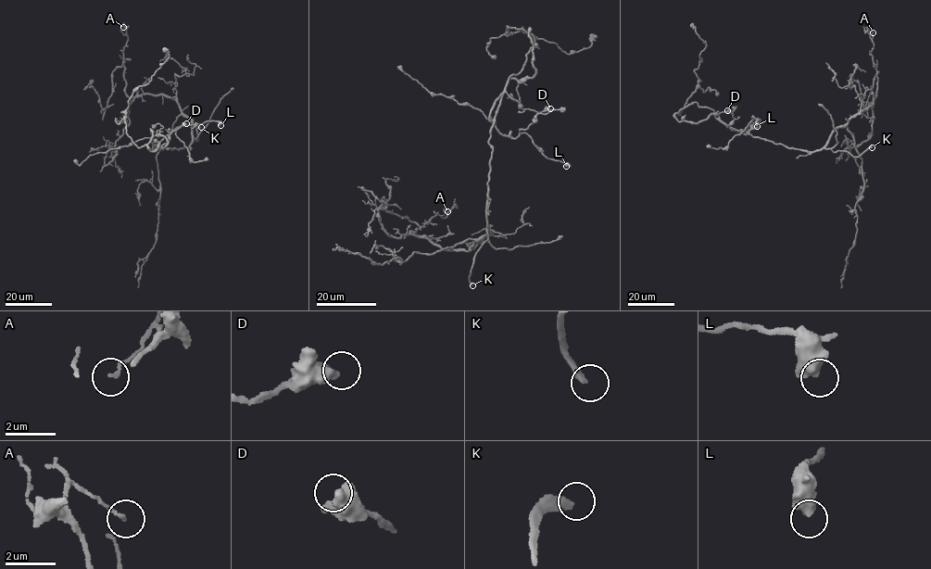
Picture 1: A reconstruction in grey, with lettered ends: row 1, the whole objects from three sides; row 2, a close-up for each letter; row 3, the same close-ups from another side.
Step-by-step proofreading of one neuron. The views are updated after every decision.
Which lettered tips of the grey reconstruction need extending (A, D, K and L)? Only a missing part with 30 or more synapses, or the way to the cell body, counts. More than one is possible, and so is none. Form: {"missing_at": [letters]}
{"missing_at": ["K"]}

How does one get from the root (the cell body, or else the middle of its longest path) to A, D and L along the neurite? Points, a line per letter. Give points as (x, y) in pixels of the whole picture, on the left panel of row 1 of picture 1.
A: (178, 149), (192, 144), (192, 128), (175, 97), (130, 97), (125, 92), (123, 27)
D: (178, 149), (159, 150), (153, 145), (163, 145), (169, 134), (186, 123)
L: (178, 149), (159, 150), (155, 146), (152, 148), (181, 125), (212, 120), (220, 125)

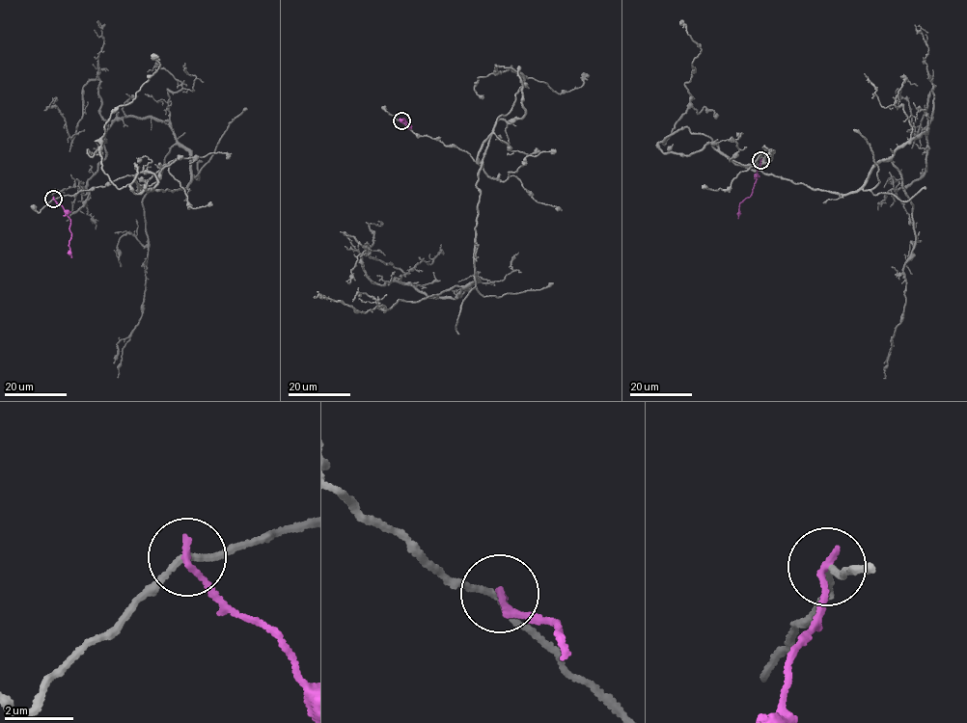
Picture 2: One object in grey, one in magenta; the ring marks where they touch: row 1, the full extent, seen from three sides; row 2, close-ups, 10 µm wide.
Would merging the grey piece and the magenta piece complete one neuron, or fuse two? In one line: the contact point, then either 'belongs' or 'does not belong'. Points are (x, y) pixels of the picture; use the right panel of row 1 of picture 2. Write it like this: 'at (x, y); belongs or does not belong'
at (760, 160); does not belong

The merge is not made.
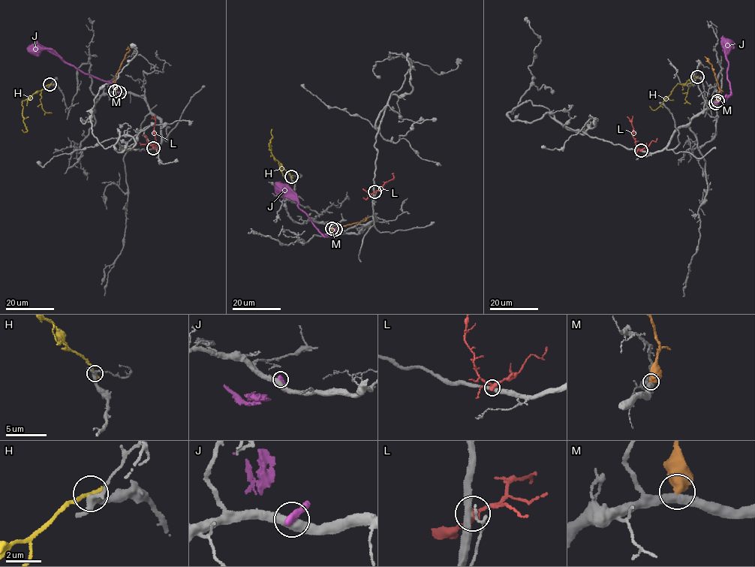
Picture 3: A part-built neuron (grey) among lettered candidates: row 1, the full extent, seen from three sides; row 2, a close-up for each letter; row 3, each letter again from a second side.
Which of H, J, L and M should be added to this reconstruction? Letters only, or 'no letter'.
no letter

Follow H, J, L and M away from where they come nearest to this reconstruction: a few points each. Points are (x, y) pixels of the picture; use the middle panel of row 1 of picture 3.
H: (291, 176), (272, 153), (271, 146), (269, 144), (272, 137), (271, 129)
J: (335, 230), (336, 233), (323, 236), (299, 209), (296, 200), (284, 197), (275, 184)
L: (374, 191), (393, 178), (393, 173)
M: (332, 228), (366, 219), (362, 218)

